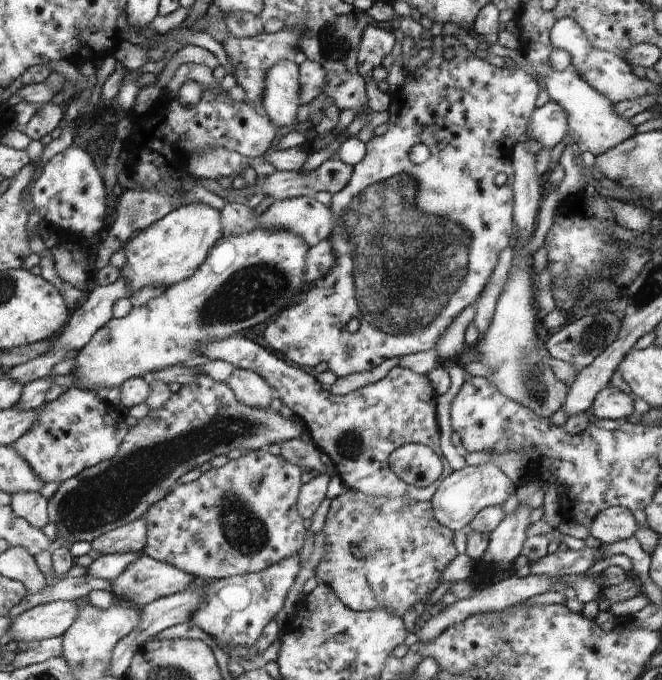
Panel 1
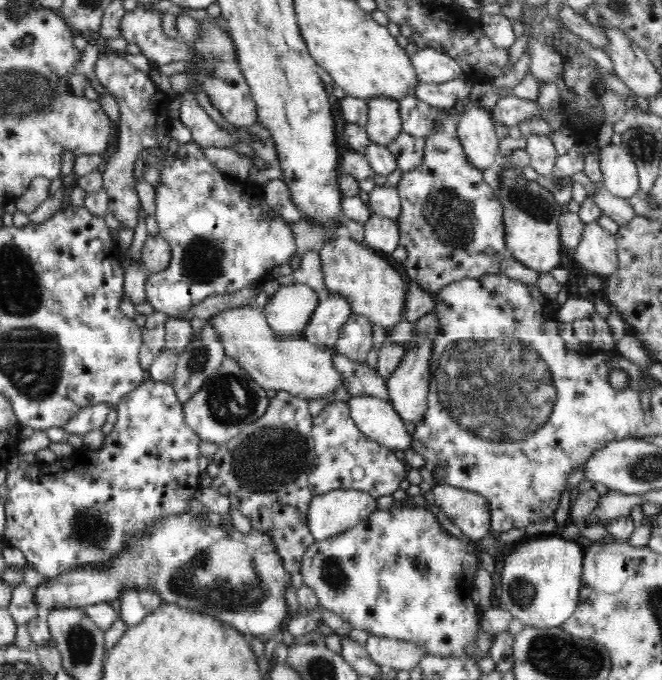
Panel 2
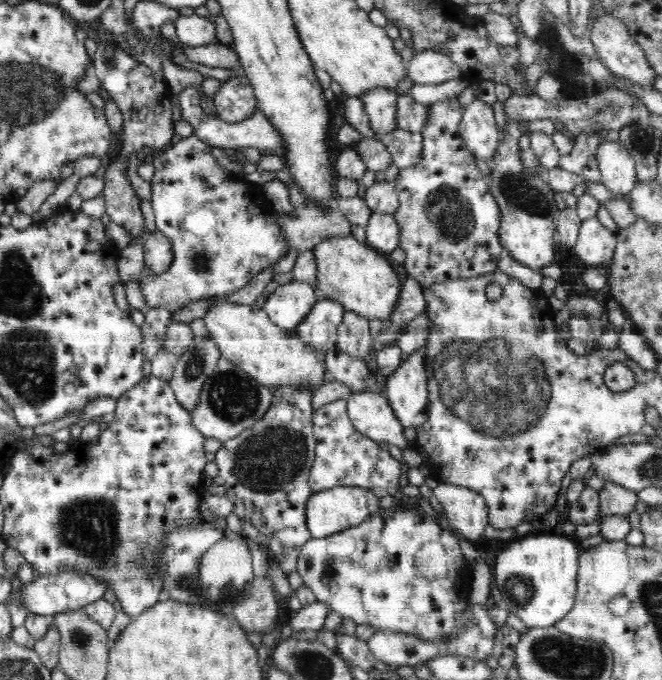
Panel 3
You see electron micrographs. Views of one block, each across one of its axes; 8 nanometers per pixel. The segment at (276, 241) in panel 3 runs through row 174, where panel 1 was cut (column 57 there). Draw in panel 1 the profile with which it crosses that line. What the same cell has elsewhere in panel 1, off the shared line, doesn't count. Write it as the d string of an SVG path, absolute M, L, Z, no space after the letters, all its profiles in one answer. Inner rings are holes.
M73 144L62 152L58 152L48 162L45 162L41 168L39 177L34 180L29 188L31 196L34 198L35 210L40 214L43 222L54 227L60 226L62 230L82 234L86 240L92 240L102 228L104 228L104 216L107 216L106 210L106 190L102 184L102 176L98 174L96 166L92 164L92 158L84 152L84 148Z

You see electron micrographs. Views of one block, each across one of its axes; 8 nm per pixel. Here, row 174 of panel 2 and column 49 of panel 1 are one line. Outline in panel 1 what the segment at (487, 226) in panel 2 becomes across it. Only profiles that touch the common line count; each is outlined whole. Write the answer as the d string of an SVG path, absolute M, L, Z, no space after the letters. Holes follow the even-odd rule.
M78 387L65 388L56 400L45 403L41 407L35 423L20 438L17 438L12 446L36 471L37 477L43 483L61 483L80 475L91 466L114 458L129 429L125 416L120 405L116 406L100 399L96 392L93 393Z

